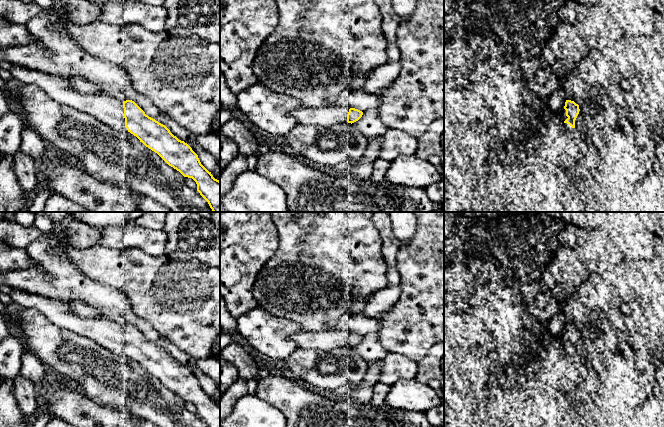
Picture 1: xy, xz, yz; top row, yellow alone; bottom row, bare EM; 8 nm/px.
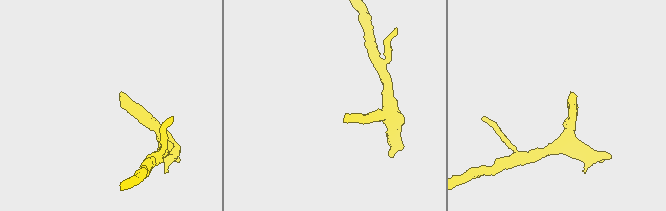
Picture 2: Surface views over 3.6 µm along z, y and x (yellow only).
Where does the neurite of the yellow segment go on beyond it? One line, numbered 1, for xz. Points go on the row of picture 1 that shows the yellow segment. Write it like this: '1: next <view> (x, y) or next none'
1: next xz (325, 116)

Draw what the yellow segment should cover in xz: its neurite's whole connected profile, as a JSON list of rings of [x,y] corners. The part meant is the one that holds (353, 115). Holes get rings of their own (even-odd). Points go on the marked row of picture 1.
[[[327,106],[321,108],[298,108],[291,115],[301,125],[330,126],[335,124],[354,123],[358,121],[363,112],[349,107]]]

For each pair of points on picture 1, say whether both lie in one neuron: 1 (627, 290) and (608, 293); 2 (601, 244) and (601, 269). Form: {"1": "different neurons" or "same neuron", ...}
{"1": "different neurons", "2": "same neuron"}

